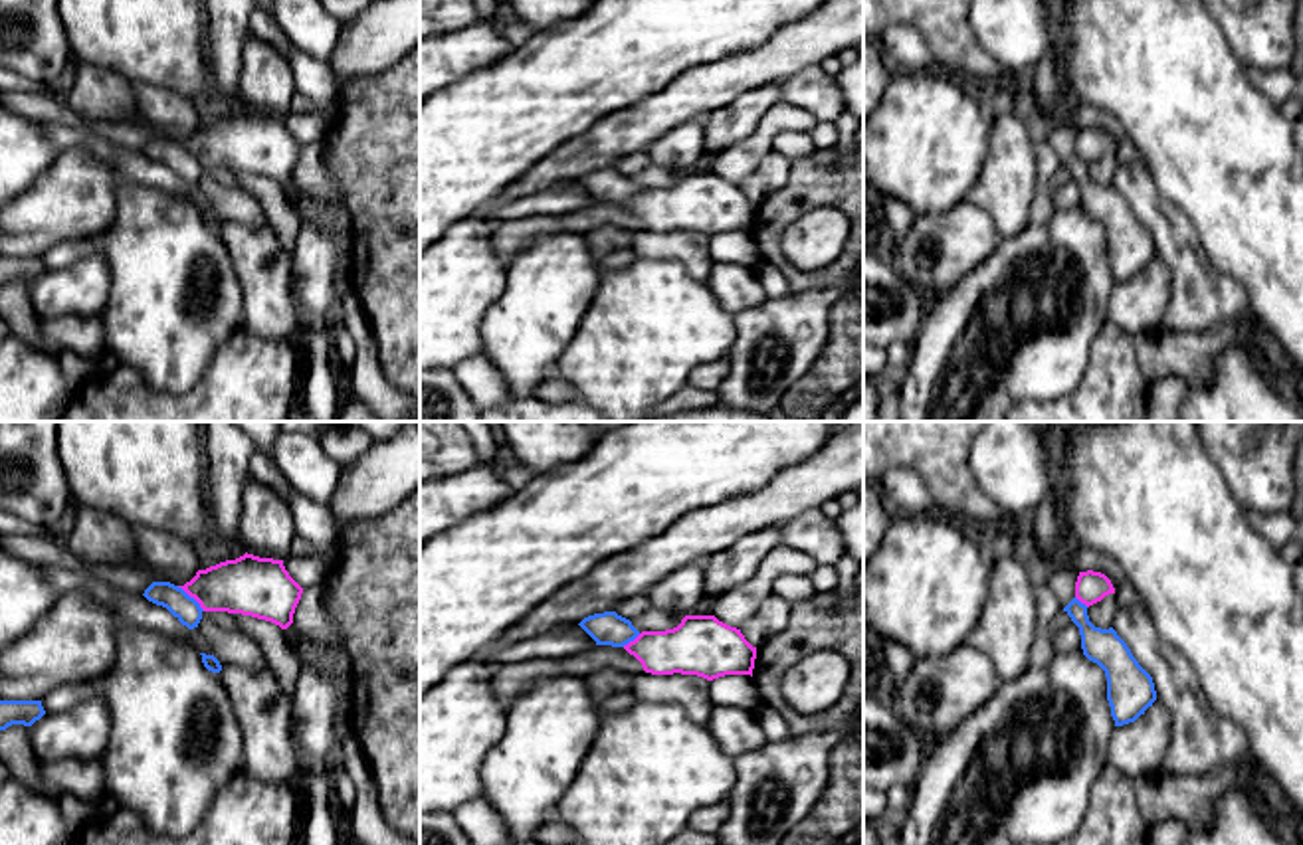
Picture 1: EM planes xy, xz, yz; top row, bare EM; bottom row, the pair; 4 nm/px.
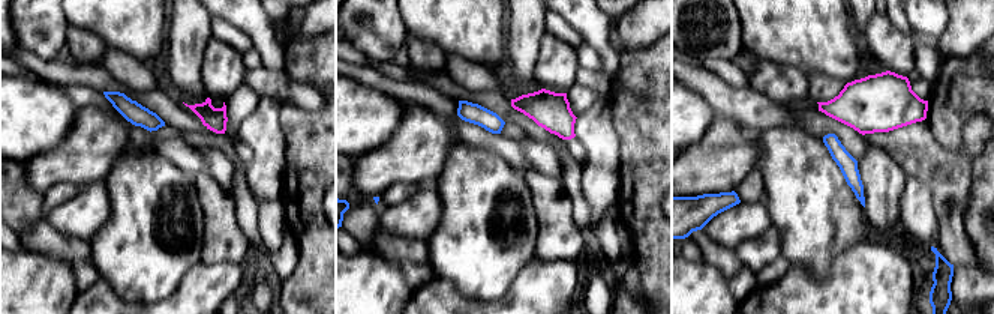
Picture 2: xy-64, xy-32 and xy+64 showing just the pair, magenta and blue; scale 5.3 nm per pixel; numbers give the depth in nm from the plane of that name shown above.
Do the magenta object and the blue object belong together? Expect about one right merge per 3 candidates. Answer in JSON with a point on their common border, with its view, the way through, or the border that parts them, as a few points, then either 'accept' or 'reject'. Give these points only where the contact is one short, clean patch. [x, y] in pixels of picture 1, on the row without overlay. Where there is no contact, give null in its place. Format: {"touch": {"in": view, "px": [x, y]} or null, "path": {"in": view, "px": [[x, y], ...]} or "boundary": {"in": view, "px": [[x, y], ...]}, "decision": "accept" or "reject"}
{"touch": {"in": "xy", "px": [191, 153]}, "boundary": {"in": "xy", "px": [[177, 143], [204, 167]]}, "decision": "reject"}

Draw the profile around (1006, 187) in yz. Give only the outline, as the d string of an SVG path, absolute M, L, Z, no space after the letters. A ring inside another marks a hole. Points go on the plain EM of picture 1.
M994 107L990 121L988 156L966 200L992 218L1002 239L1026 228L1042 184L1026 117L1010 107Z

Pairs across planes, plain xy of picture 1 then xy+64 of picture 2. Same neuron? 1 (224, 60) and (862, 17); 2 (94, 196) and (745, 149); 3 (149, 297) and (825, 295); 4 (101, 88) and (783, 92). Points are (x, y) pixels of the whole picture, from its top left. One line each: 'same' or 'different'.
1: same
2: same
3: different
4: same

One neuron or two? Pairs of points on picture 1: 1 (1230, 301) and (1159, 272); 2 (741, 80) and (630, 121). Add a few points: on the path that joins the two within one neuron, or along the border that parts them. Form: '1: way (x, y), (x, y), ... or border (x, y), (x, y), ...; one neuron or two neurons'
1: border (1157, 252), (1171, 272), (1171, 301), (1163, 321); two neurons
2: way (713, 86), (658, 115); one neuron

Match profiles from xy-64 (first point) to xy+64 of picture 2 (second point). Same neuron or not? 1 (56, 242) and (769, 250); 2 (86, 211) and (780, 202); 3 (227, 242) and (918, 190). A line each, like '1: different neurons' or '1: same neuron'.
1: same neuron
2: different neurons
3: different neurons

